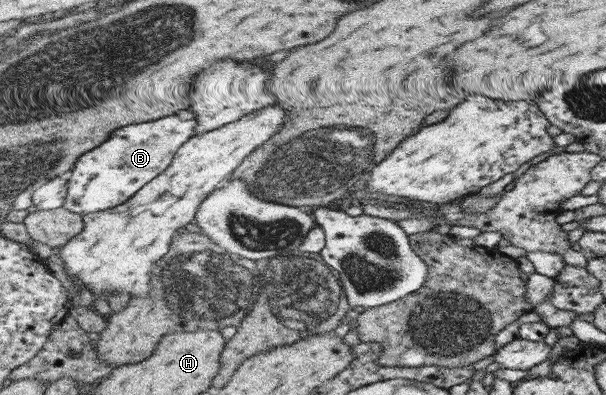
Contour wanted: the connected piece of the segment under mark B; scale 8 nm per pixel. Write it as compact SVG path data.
M185 109L159 120L119 128L107 142L85 153L75 164L68 180L68 195L63 207L85 216L108 211L127 202L133 194L169 168L179 146L194 135L195 126L195 114Z

